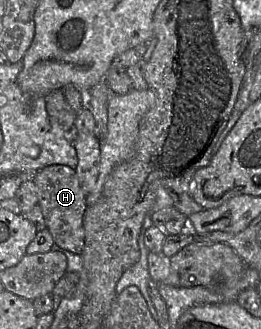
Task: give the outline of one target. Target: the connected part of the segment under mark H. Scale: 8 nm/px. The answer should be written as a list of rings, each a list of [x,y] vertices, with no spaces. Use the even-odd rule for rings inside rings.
[[[74,126],[69,136],[73,138],[77,151],[77,167],[50,165],[34,173],[31,178],[38,188],[38,204],[55,244],[71,253],[81,254],[85,242],[83,218],[87,208],[86,195],[92,192],[98,179],[101,153],[99,139],[94,134],[76,133]]]

